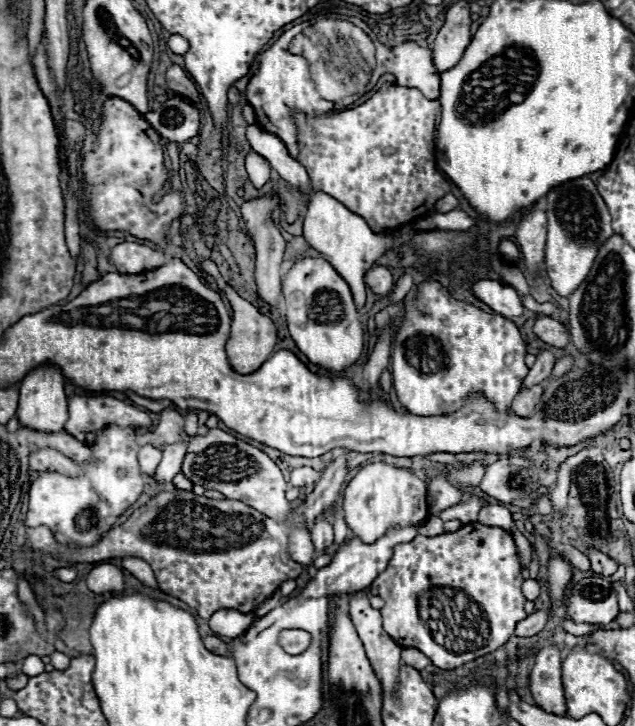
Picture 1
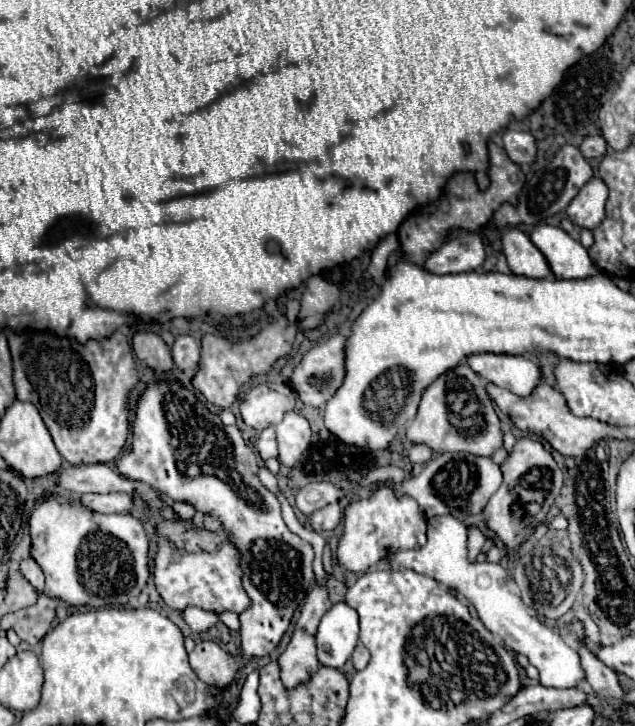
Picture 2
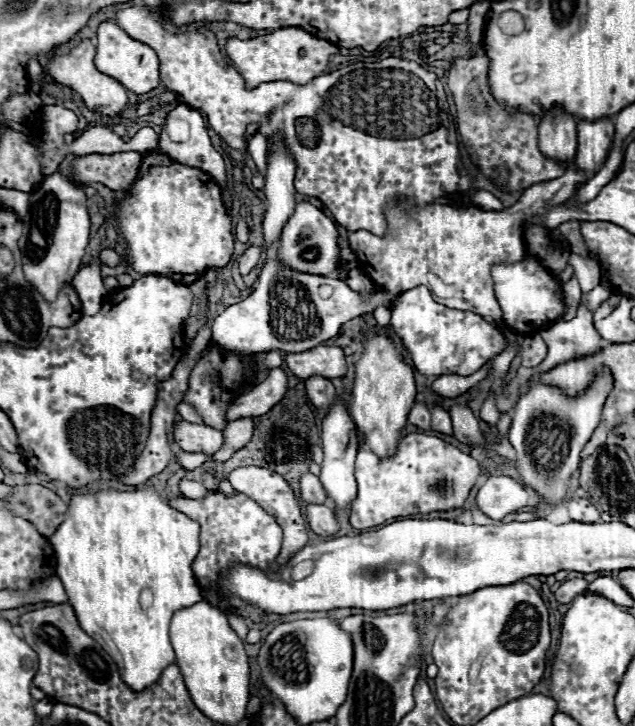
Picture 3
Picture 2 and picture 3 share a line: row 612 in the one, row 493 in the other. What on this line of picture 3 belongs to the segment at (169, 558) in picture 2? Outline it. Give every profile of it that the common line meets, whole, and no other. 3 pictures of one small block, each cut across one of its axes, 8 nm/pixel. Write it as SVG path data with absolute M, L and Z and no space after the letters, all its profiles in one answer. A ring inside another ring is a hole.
M216 492L206 496L204 500L178 496L170 500L170 506L200 524L200 552L192 564L192 570L200 586L206 590L212 590L212 584L218 580L218 576L234 562L268 568L270 562L274 562L274 558L280 554L282 528L272 520L272 516L268 516L256 502L252 502L244 494L226 498L224 494Z

